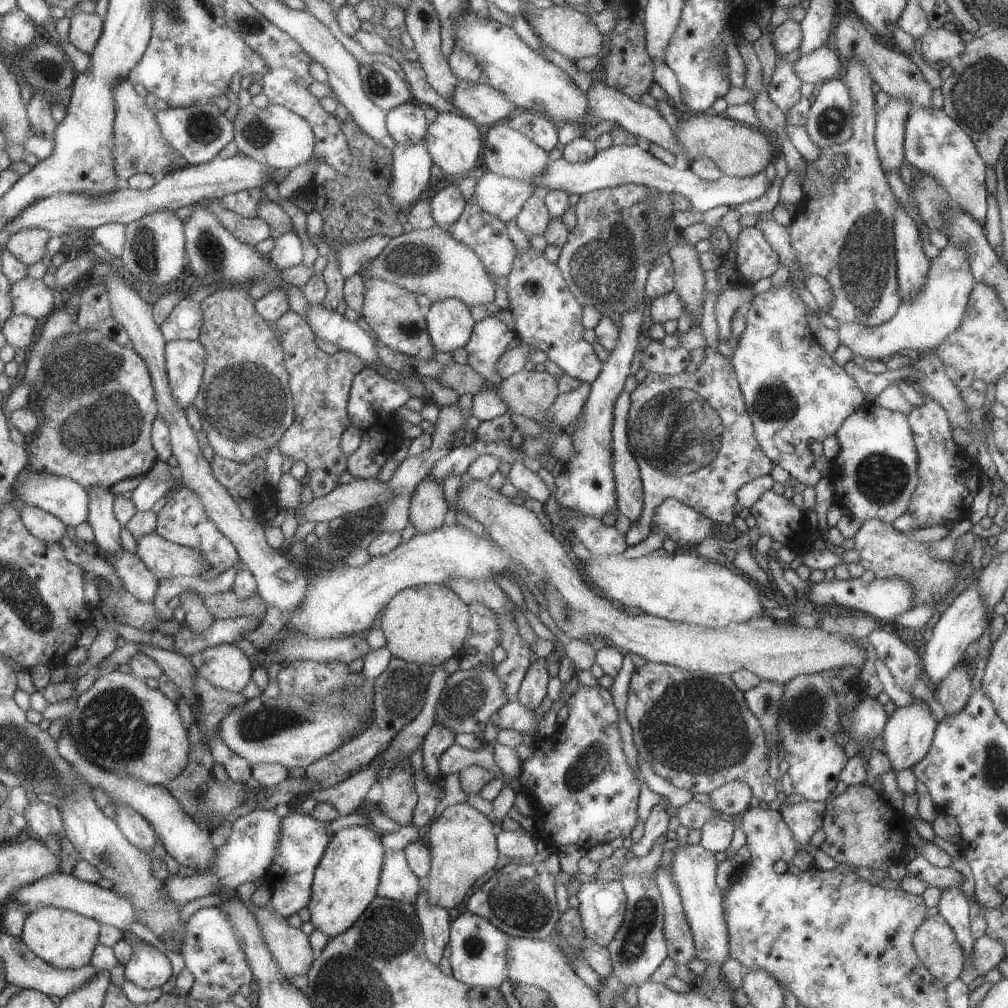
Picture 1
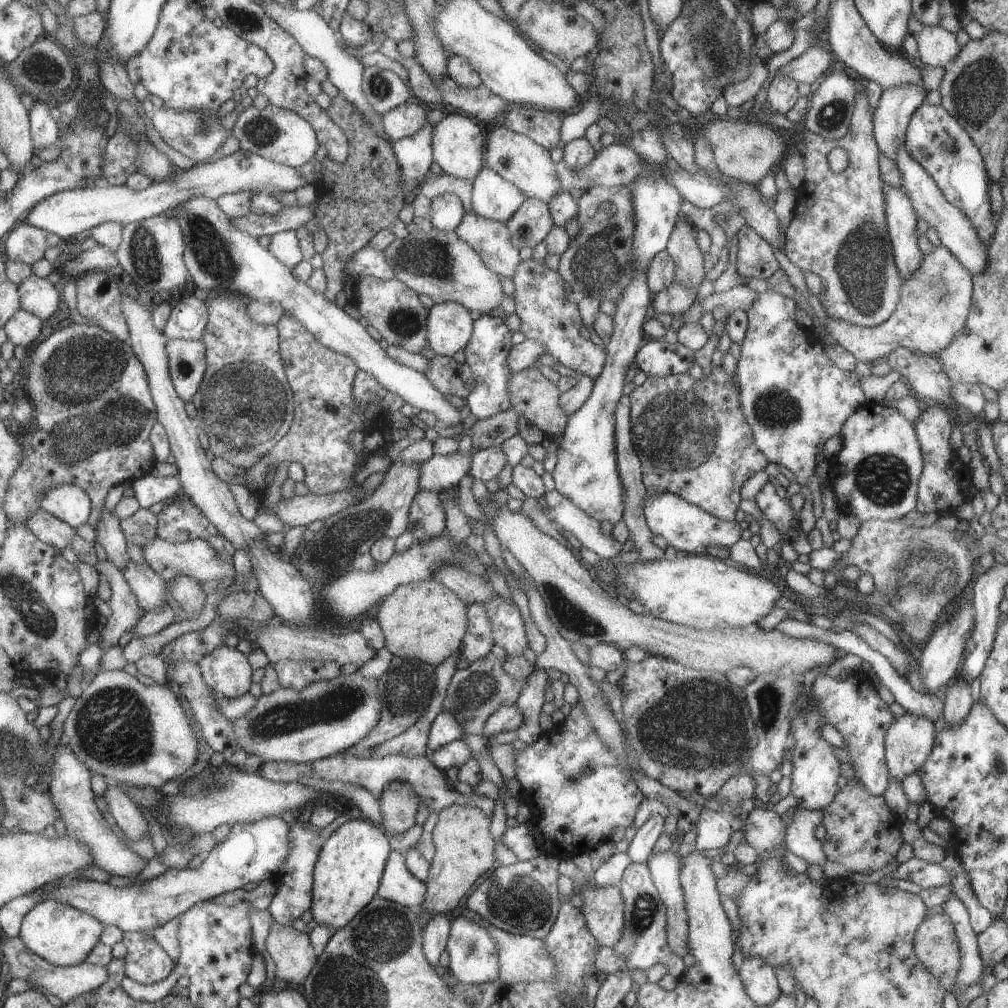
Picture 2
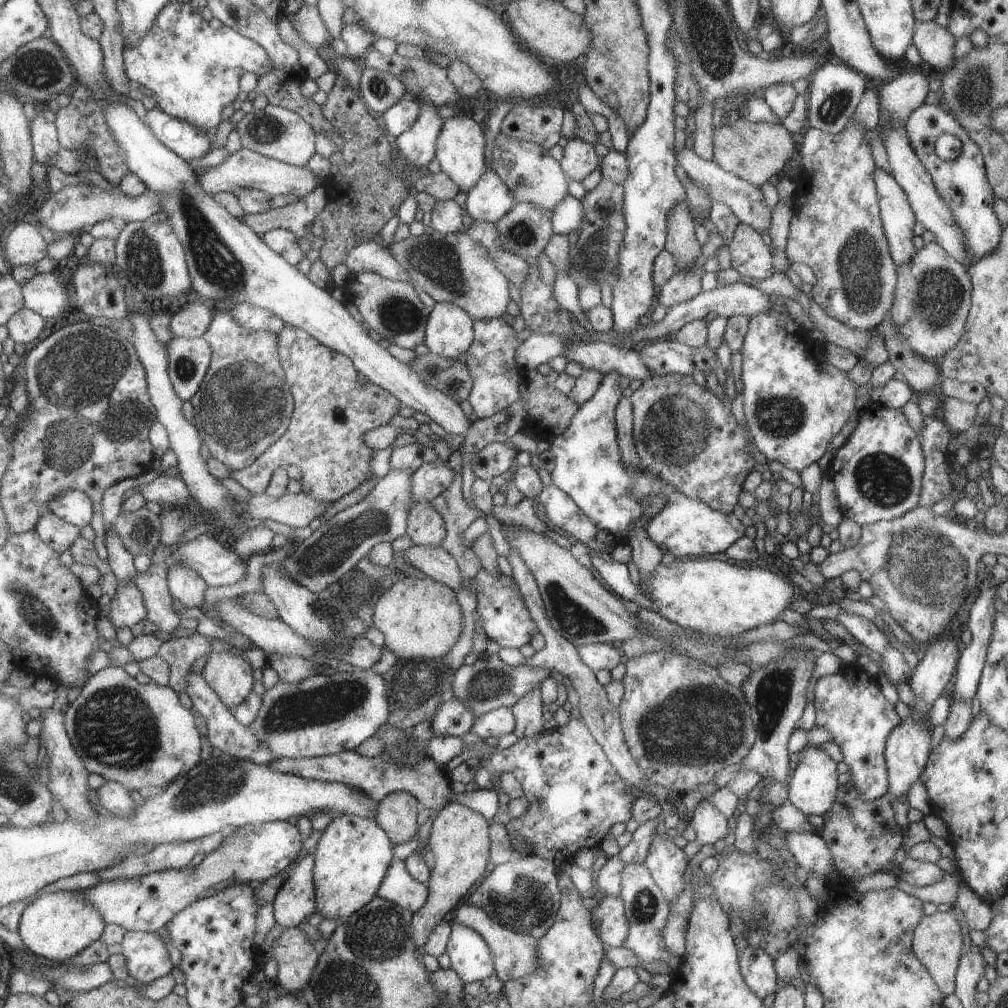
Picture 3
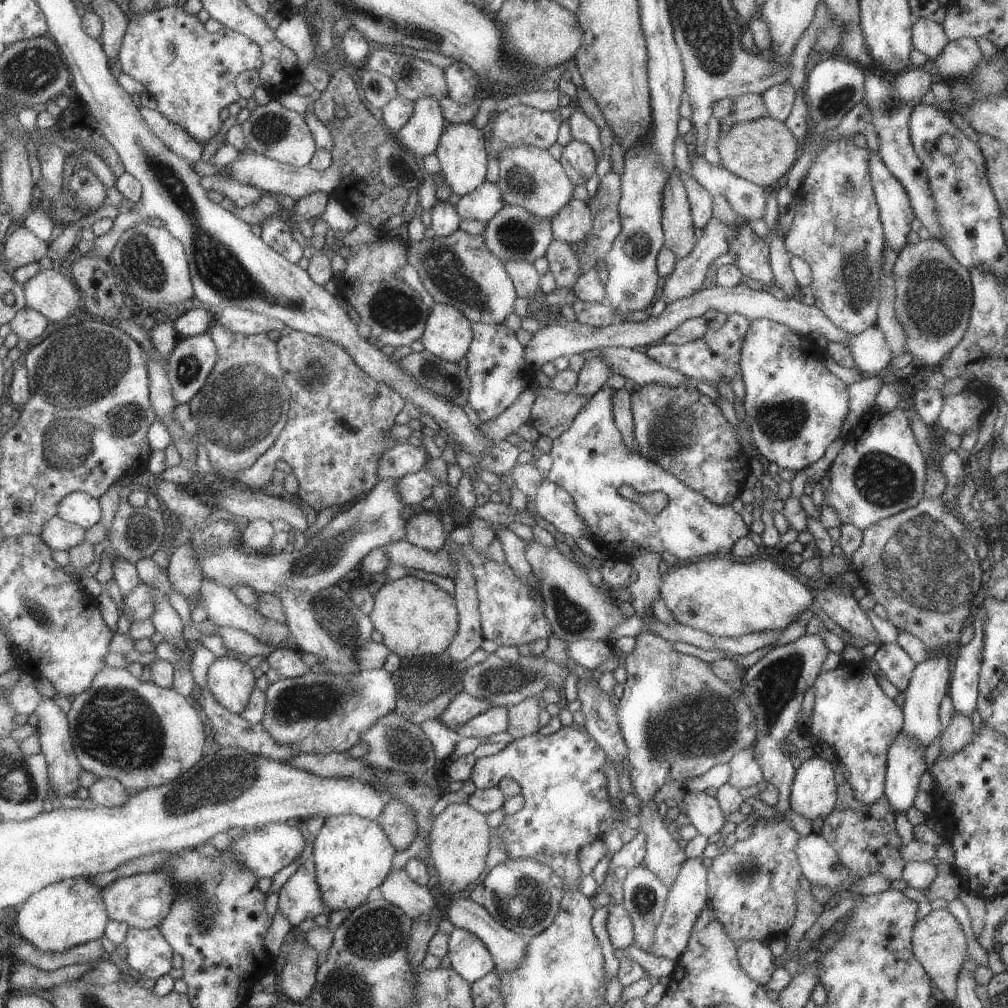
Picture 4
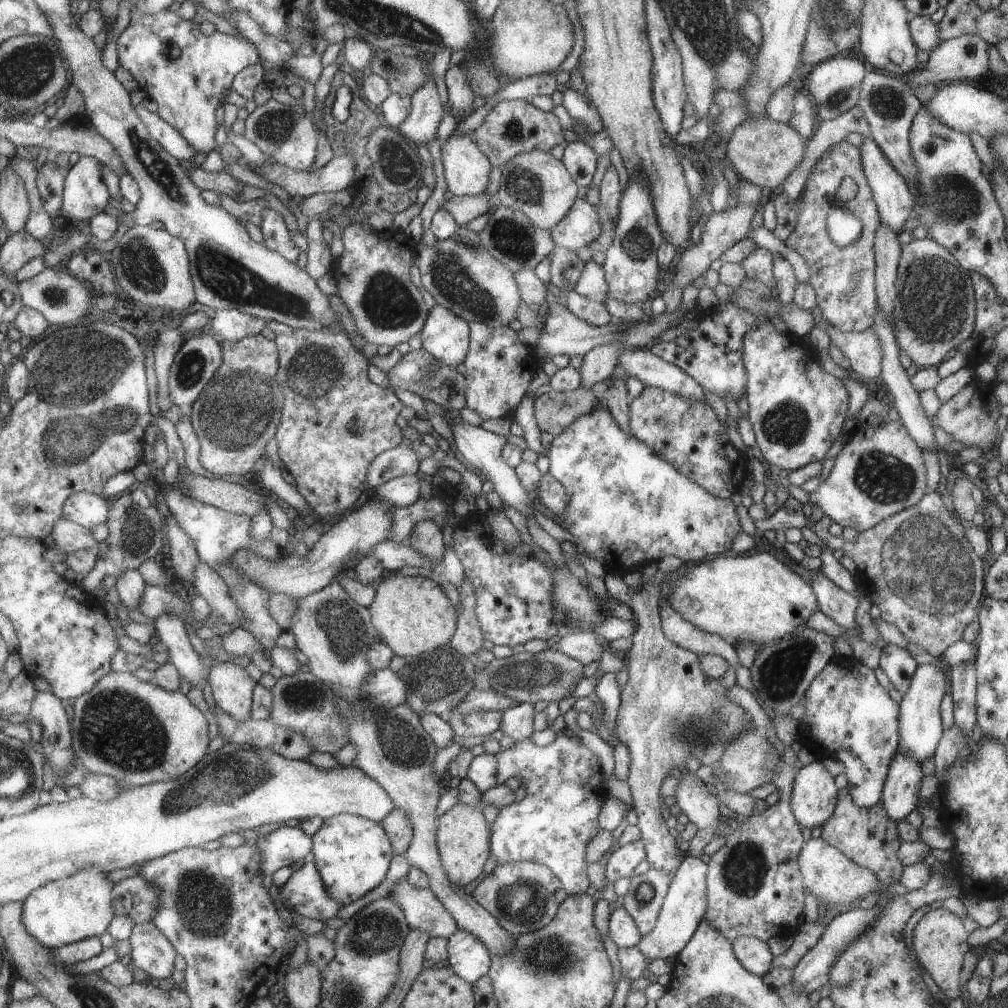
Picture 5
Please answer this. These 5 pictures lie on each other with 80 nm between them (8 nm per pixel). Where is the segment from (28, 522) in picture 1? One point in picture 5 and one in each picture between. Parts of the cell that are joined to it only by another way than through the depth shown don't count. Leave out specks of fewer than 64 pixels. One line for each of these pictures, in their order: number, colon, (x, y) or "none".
2: (48, 528)
3: (59, 534)
4: (59, 535)
5: (67, 536)

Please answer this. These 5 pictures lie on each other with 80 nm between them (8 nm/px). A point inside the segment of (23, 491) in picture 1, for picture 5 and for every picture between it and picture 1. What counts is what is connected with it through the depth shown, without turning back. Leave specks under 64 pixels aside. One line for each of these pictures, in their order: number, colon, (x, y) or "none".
2: (68, 503)
3: (73, 506)
4: (77, 507)
5: (86, 509)

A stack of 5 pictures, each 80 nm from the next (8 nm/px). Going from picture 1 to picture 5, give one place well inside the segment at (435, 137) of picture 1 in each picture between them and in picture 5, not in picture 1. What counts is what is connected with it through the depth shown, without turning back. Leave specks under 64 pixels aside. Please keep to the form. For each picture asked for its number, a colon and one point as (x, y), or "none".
2: (457, 144)
3: (459, 147)
4: (461, 153)
5: (466, 170)

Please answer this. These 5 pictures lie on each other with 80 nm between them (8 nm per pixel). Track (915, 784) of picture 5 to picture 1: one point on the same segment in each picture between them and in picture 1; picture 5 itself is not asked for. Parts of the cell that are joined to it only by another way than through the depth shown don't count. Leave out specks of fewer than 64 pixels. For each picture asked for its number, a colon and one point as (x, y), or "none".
1: (907, 732)
2: (908, 740)
3: (907, 746)
4: (905, 764)

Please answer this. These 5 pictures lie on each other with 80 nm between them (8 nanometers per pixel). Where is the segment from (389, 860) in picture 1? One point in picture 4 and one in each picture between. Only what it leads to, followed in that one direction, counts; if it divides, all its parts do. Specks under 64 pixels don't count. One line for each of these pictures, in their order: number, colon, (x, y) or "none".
2: (397, 884)
3: (398, 886)
4: (414, 900)

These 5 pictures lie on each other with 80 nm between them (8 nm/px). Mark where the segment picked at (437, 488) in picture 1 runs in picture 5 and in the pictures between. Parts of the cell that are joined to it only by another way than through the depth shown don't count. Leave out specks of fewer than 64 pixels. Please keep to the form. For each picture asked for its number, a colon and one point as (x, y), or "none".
2: (426, 516)
3: (424, 526)
4: (423, 529)
5: (426, 539)

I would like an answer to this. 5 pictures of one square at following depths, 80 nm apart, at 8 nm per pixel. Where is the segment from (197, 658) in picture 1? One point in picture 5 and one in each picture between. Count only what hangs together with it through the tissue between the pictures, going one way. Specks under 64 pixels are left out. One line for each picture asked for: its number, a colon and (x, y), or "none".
2: (225, 670)
3: (228, 673)
4: (229, 679)
5: (232, 689)

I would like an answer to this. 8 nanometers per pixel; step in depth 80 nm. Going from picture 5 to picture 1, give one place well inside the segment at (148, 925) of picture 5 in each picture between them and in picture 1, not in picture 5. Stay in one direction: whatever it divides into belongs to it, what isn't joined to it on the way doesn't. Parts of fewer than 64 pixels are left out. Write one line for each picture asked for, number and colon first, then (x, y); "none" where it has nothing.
1: (147, 968)
2: (145, 962)
3: (146, 958)
4: (147, 952)

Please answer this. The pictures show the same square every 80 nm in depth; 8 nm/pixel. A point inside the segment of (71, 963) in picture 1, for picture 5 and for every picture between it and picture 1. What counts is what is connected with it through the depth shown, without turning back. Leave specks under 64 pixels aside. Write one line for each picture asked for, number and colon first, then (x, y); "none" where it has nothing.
2: (61, 935)
3: (56, 926)
4: (70, 912)
5: (73, 908)

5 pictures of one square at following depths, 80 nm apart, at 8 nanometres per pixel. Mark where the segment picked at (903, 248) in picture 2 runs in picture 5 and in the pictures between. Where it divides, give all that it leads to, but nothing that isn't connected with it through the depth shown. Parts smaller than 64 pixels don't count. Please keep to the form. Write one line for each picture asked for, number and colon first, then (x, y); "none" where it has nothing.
3: (897, 218)
4: (894, 209)
5: (894, 204)

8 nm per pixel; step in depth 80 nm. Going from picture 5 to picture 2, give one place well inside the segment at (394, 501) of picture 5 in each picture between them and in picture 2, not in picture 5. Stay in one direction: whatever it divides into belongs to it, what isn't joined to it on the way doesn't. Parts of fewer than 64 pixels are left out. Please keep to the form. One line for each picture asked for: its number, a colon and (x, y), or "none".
2: (439, 472)
3: (431, 478)
4: (413, 488)

